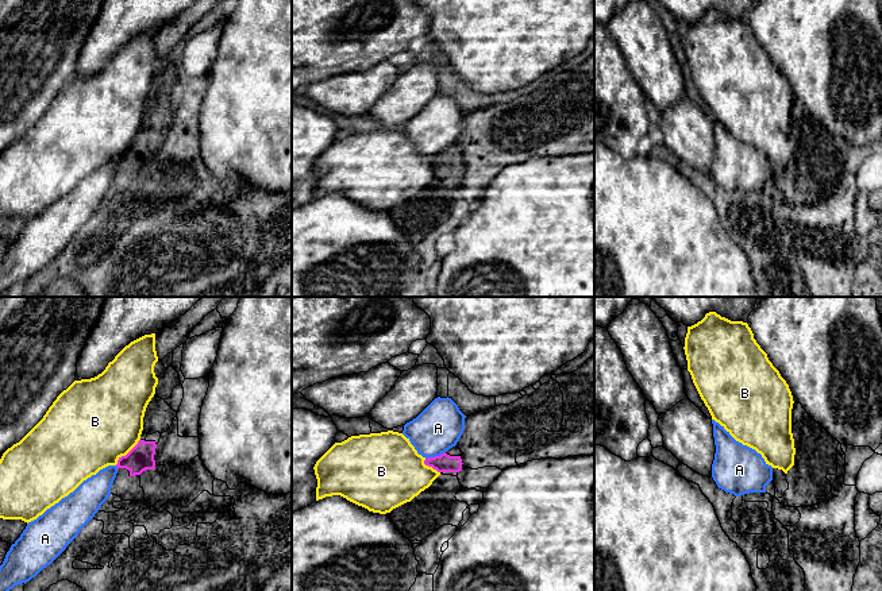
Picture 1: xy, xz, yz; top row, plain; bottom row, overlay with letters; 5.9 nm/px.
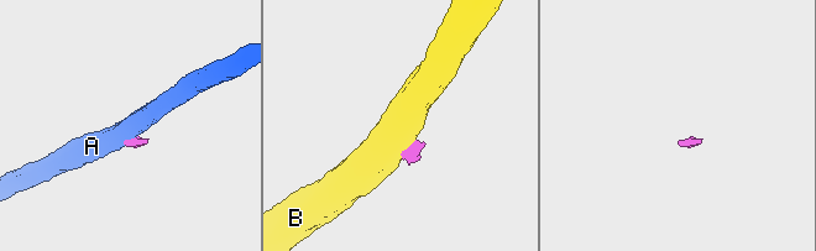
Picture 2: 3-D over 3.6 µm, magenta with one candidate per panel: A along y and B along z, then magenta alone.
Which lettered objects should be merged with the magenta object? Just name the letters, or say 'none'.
none

